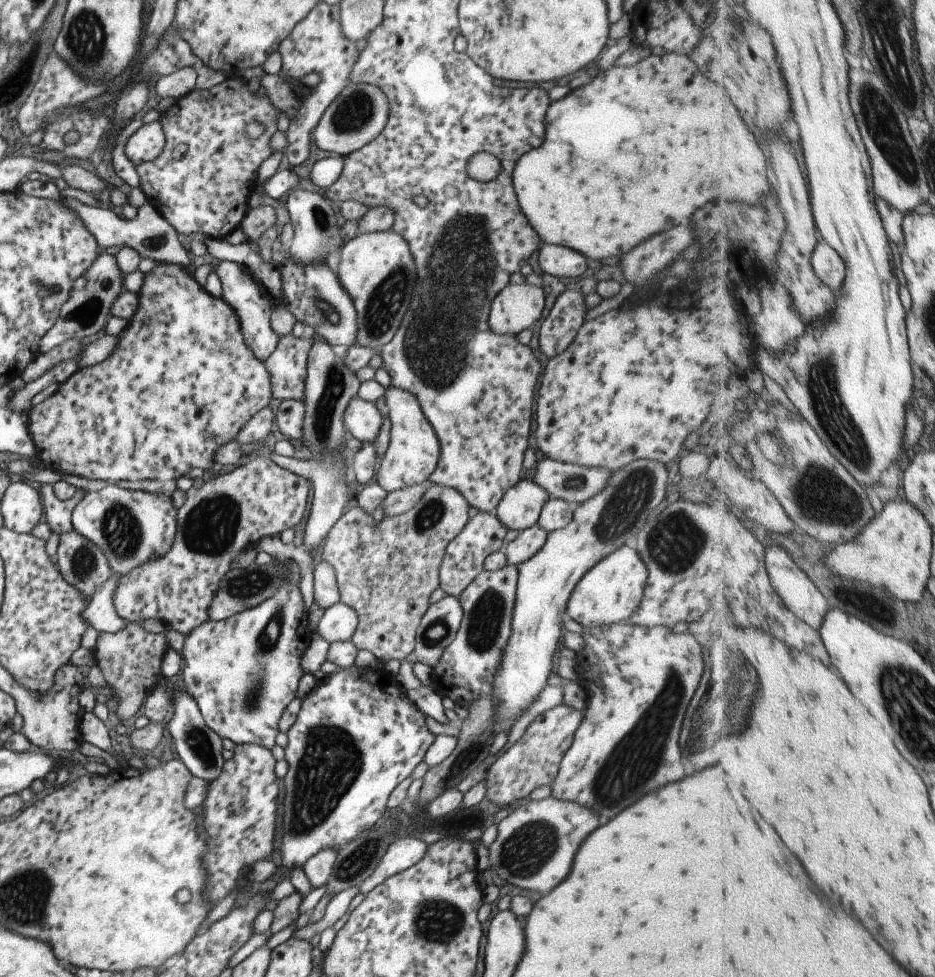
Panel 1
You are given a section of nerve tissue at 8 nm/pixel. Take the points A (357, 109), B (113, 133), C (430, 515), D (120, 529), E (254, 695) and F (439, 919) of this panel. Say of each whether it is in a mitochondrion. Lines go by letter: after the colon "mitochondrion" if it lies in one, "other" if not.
A: mitochondrion
B: other
C: mitochondrion
D: mitochondrion
E: mitochondrion
F: mitochondrion

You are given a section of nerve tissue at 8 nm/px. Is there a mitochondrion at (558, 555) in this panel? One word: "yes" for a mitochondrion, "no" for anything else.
no

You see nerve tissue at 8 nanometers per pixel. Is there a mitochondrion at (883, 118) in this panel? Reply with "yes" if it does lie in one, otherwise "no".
yes

